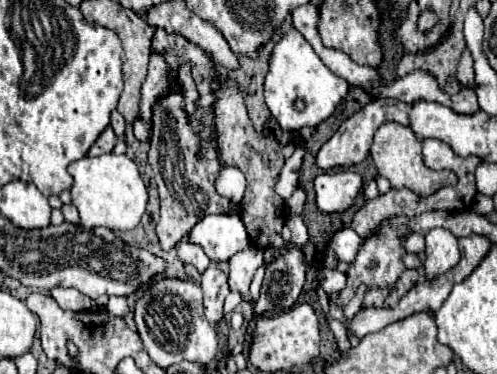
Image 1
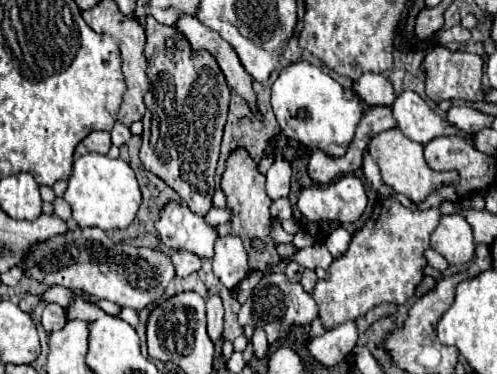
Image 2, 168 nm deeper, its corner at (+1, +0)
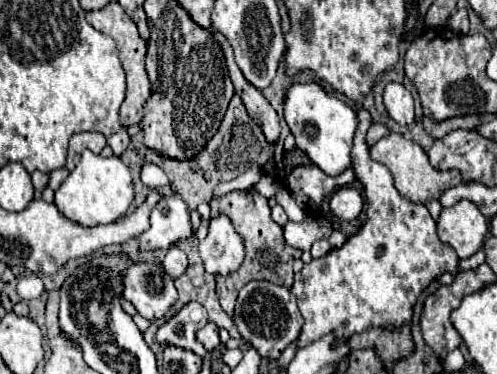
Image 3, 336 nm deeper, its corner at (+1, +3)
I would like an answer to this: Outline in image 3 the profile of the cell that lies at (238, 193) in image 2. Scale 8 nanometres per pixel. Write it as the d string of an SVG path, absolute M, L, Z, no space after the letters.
M255 189L231 191L223 197L211 199L211 217L219 217L221 213L225 213L231 219L231 223L235 225L237 233L243 237L243 243L245 243L243 267L237 273L229 275L227 279L217 277L217 297L221 301L221 307L229 315L233 315L237 293L241 291L243 285L247 285L253 279L267 279L271 283L279 283L289 289L293 285L291 267L293 267L293 261L301 257L301 251L293 249L291 245L285 245L285 237L281 233L281 227L271 219L271 209L269 209L267 197L263 197Z

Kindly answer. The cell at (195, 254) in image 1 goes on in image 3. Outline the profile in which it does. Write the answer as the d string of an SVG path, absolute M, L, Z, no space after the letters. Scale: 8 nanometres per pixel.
M171 247L171 249L167 251L165 259L163 259L163 267L165 267L165 271L167 271L173 279L177 279L177 277L181 277L181 275L185 273L185 269L187 269L187 255L185 255L181 249Z

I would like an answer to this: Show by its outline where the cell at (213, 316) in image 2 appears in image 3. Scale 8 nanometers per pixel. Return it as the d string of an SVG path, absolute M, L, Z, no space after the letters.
M209 321L209 323L197 333L197 339L205 345L205 349L213 351L213 349L219 345L219 327L217 327L213 321Z

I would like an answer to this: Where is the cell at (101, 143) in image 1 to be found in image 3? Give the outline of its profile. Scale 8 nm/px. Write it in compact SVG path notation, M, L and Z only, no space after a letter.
M83 131L71 137L69 141L69 155L67 155L67 169L71 171L77 163L79 157L83 153L83 149L91 149L93 153L101 153L103 147L107 145L107 137L103 133L95 133L95 131Z

